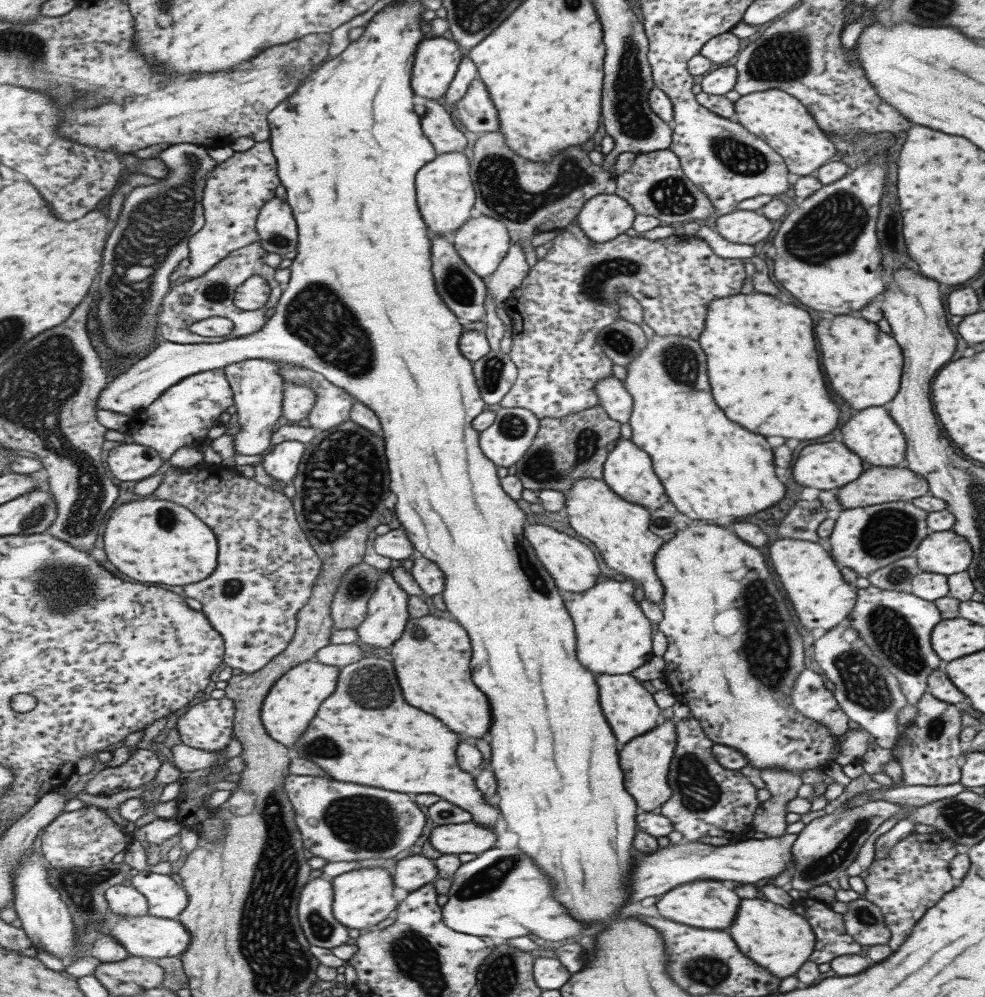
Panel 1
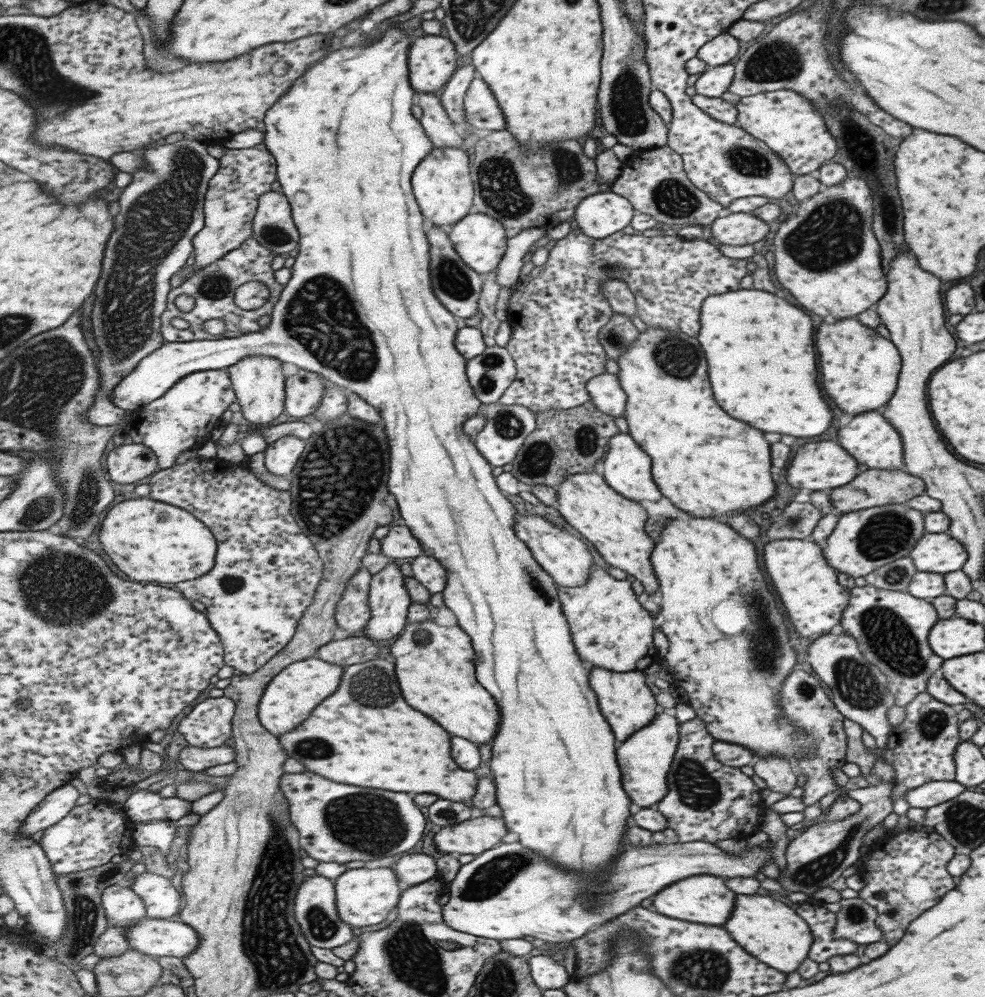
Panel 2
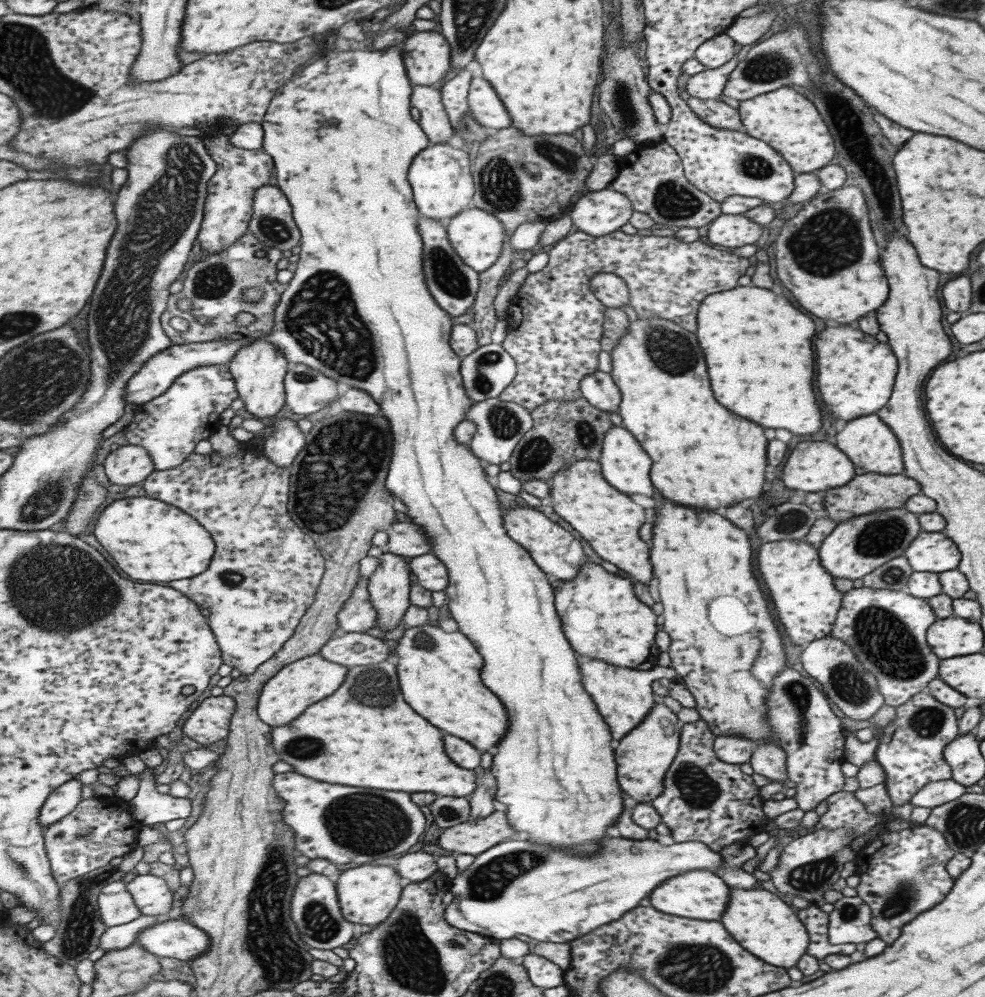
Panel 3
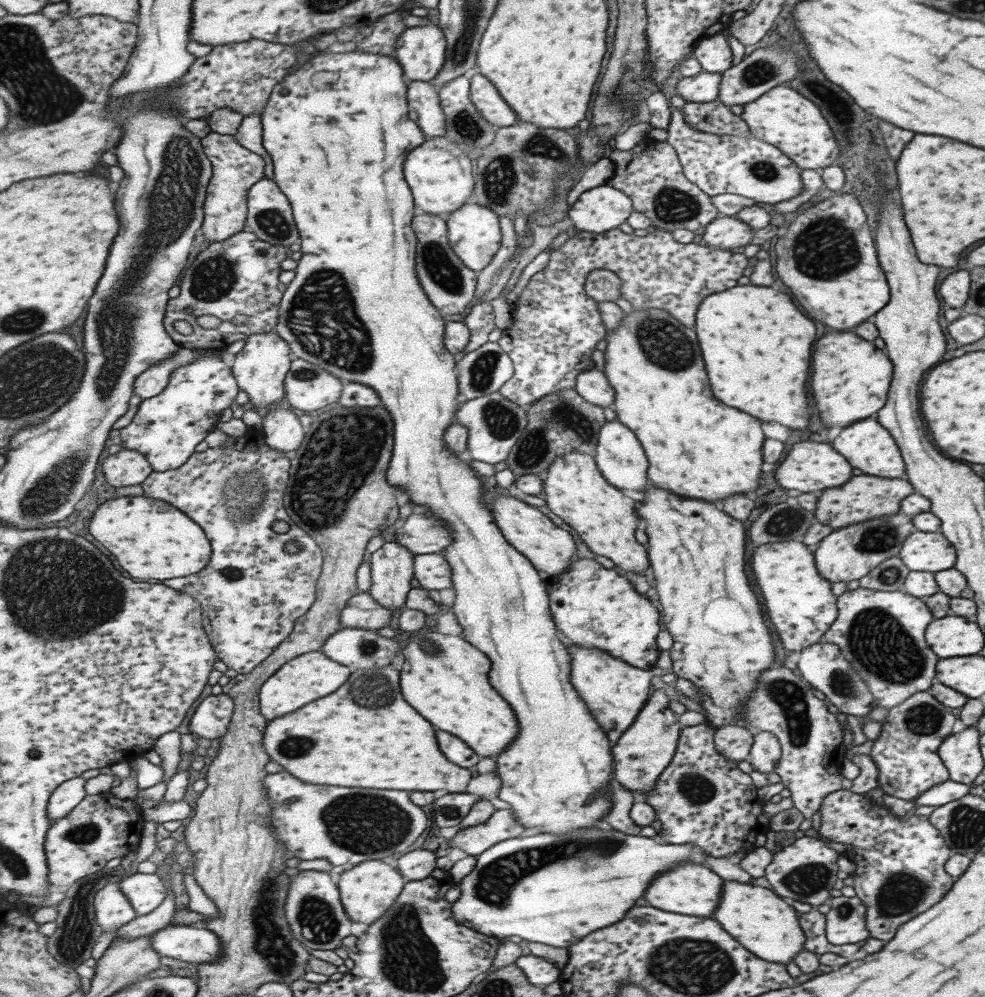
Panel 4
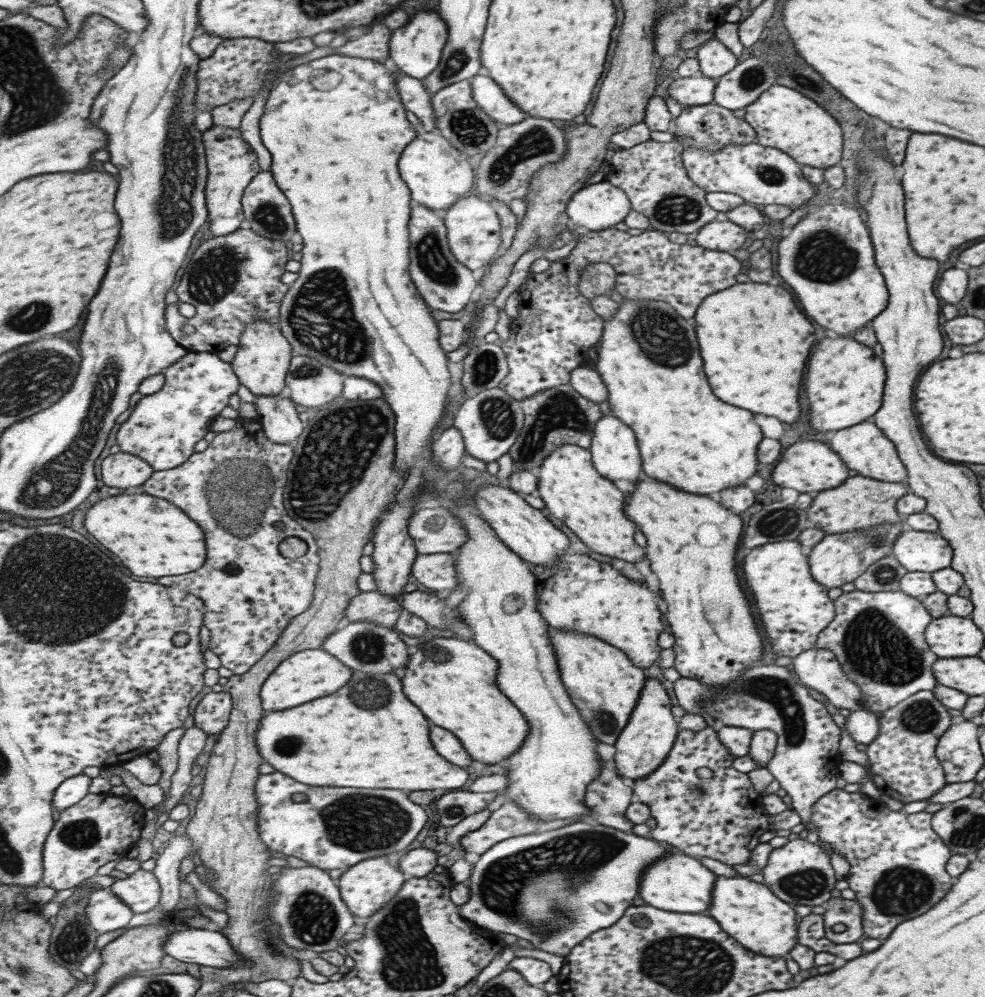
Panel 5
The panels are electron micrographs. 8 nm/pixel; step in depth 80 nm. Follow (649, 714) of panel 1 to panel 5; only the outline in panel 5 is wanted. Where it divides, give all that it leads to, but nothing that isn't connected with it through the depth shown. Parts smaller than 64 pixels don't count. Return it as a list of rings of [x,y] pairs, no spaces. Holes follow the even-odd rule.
[[[551,628],[552,645],[560,663],[564,685],[568,688],[584,715],[585,723],[593,728],[593,734],[603,744],[615,744],[617,735],[627,724],[643,686],[645,676],[627,657],[624,651],[593,635],[579,631]]]

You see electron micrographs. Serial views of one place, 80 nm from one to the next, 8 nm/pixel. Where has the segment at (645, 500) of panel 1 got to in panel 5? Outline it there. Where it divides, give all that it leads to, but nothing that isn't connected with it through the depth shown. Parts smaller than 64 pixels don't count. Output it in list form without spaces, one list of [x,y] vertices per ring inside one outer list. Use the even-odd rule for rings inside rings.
[[[612,414],[602,415],[597,420],[595,429],[593,429],[592,446],[589,449],[592,451],[595,469],[611,482],[627,480],[636,486],[639,474],[643,477],[642,459],[635,432]]]

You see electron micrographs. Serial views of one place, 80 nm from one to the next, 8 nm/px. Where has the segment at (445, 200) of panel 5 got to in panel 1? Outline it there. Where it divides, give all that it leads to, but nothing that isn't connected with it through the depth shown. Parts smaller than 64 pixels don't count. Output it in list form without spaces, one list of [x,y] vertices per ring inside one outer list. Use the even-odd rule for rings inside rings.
[[[461,152],[440,154],[435,161],[417,173],[416,187],[421,214],[432,237],[457,232],[472,220],[476,206],[476,186],[471,175],[471,162]]]

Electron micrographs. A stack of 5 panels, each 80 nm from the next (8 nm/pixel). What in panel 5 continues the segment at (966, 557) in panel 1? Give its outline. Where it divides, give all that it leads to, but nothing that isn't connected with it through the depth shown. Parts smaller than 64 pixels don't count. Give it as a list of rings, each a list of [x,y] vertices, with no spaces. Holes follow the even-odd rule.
[[[909,530],[898,534],[891,555],[906,572],[932,573],[950,566],[952,552],[938,532]]]

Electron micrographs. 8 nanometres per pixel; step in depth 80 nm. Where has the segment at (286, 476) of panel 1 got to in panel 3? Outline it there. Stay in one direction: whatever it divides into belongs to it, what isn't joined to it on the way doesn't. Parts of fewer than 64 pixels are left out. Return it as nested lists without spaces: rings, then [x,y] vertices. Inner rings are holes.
[[[290,417],[273,418],[267,425],[272,425],[274,433],[265,440],[264,453],[280,467],[291,468],[293,460],[307,444],[306,434],[297,420]]]

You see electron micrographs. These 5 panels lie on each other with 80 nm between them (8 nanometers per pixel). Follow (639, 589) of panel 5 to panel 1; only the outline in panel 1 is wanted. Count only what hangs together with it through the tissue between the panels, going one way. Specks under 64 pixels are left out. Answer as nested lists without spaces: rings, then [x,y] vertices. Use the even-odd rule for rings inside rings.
[[[601,576],[585,593],[561,590],[564,601],[576,623],[578,657],[595,675],[629,674],[645,664],[651,654],[651,622],[641,614],[639,602],[633,599],[634,584]]]

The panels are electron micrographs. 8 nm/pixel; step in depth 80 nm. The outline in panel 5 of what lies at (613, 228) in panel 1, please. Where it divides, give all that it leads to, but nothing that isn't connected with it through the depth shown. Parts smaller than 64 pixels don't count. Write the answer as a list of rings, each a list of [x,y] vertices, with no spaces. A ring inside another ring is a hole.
[[[603,179],[585,185],[568,204],[568,215],[573,226],[589,231],[611,229],[623,222],[631,210],[631,200],[624,191]]]

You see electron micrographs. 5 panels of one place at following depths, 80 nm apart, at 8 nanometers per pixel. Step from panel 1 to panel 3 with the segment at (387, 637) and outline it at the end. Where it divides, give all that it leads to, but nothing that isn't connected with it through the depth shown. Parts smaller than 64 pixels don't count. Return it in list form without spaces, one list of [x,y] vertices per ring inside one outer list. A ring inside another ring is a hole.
[[[383,551],[379,564],[369,578],[371,602],[379,613],[378,626],[384,632],[397,628],[412,605],[410,560],[404,556]]]

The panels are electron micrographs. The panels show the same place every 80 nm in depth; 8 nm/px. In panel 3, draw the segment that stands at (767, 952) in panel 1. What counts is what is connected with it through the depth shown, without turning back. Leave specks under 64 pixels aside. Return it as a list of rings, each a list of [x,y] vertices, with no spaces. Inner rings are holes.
[[[759,886],[753,889],[730,889],[727,908],[721,914],[725,930],[747,951],[767,964],[791,968],[805,952],[808,934],[793,907],[787,905],[779,894],[773,894]]]

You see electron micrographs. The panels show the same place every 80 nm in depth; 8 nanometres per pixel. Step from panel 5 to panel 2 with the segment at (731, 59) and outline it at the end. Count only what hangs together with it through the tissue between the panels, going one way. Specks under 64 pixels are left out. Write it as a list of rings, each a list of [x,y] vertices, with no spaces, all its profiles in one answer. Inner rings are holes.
[[[723,32],[700,46],[699,50],[696,50],[696,57],[710,68],[729,63],[737,52],[739,52],[738,40]]]

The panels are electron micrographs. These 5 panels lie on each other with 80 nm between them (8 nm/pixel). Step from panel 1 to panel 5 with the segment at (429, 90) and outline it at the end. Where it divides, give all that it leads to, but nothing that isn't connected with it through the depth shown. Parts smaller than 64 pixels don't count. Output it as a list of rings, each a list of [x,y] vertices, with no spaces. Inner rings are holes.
[[[421,10],[409,18],[405,25],[392,31],[390,58],[398,65],[399,70],[410,77],[423,80],[439,66],[448,40],[448,22],[438,12]]]

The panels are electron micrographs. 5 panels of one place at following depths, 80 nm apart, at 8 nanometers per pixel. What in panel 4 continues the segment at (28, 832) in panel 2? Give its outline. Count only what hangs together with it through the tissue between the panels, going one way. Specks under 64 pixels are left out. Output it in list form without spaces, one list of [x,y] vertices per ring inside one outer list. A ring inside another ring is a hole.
[[[77,777],[64,782],[52,794],[48,811],[53,822],[65,818],[77,805],[84,801],[84,798],[88,795],[85,784],[87,784],[85,778]]]

